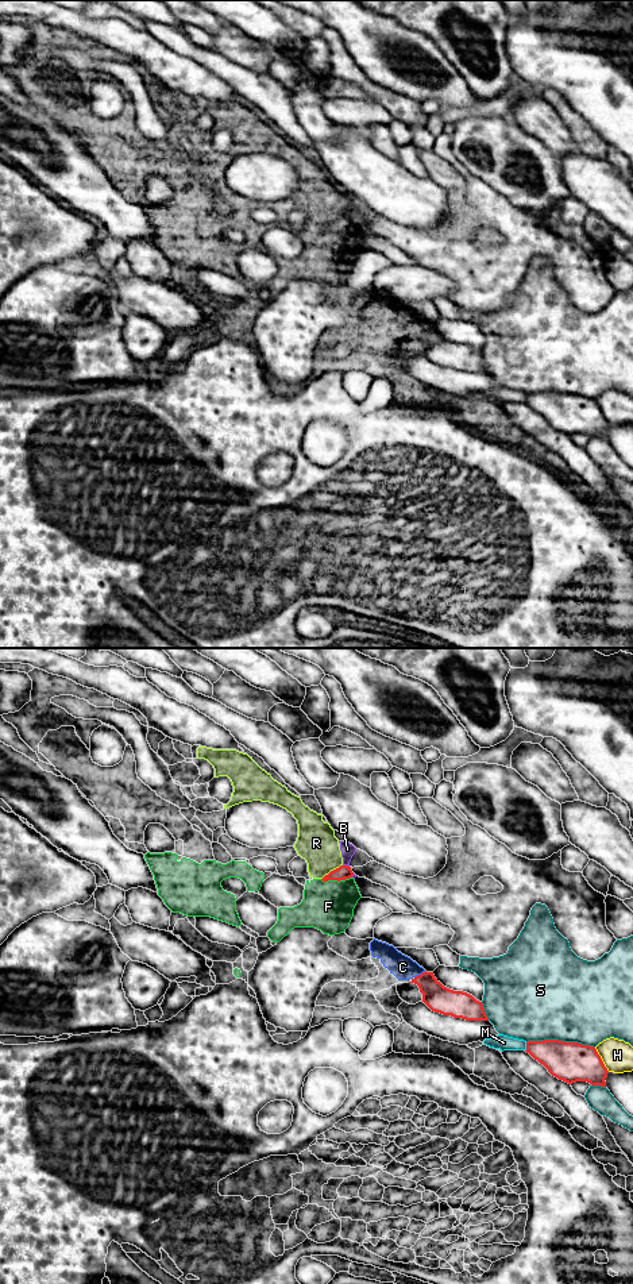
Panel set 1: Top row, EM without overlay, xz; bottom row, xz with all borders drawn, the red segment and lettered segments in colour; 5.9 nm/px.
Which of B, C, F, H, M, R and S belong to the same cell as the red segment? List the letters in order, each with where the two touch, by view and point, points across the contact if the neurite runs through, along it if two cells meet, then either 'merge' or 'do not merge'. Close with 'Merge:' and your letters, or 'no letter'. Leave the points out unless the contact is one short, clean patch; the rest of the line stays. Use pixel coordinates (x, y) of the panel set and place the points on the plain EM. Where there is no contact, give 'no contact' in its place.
B: contact xz (346, 218); border xz (343, 216), (348, 219); do not merge
C: contact xz (421, 326); border xz (425, 323), (415, 330); do not merge
F: contact xz (335, 231); do not merge
H: contact xz (601, 412); do not merge
M: contact xz (527, 398); do not merge
R: contact xz (331, 223); border xz (342, 216), (331, 222), (321, 231); do not merge
S: contact xz (560, 393); do not merge
Merge: no letter

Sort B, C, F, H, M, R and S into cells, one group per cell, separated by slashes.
B C F R / H / M / S

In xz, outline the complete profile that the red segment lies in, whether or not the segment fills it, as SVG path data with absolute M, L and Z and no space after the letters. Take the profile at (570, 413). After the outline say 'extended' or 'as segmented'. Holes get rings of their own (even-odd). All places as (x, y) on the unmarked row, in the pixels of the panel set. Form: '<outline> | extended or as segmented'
M544 392L528 393L525 404L559 432L568 436L587 433L591 437L606 439L605 431L609 423L594 398Z | as segmented

